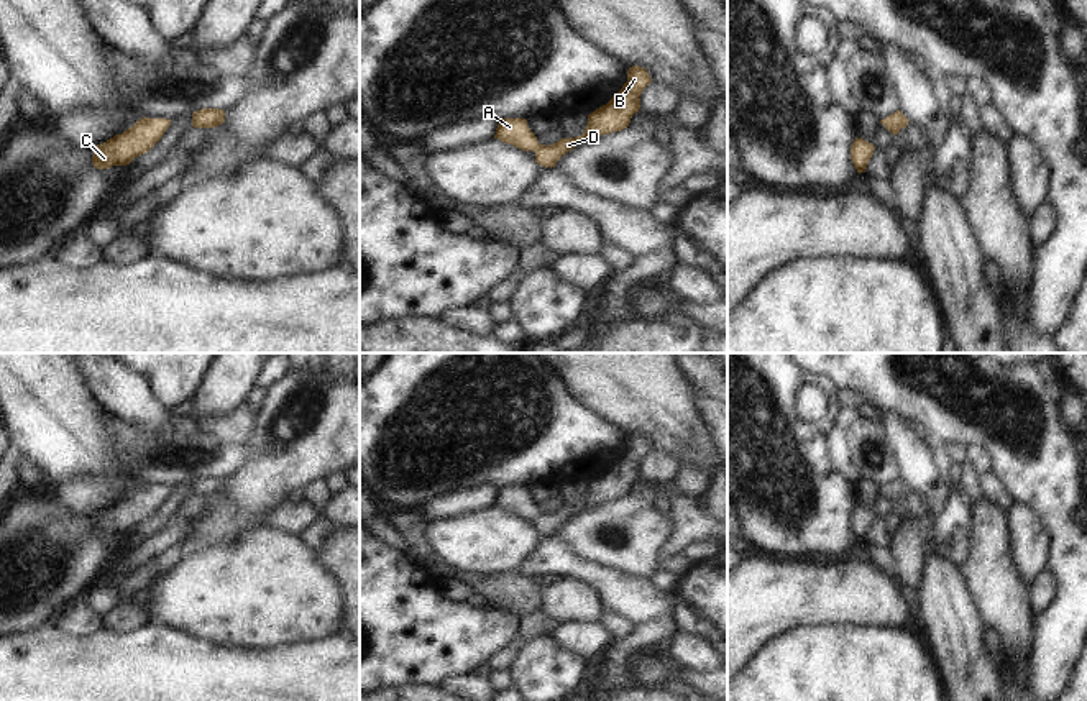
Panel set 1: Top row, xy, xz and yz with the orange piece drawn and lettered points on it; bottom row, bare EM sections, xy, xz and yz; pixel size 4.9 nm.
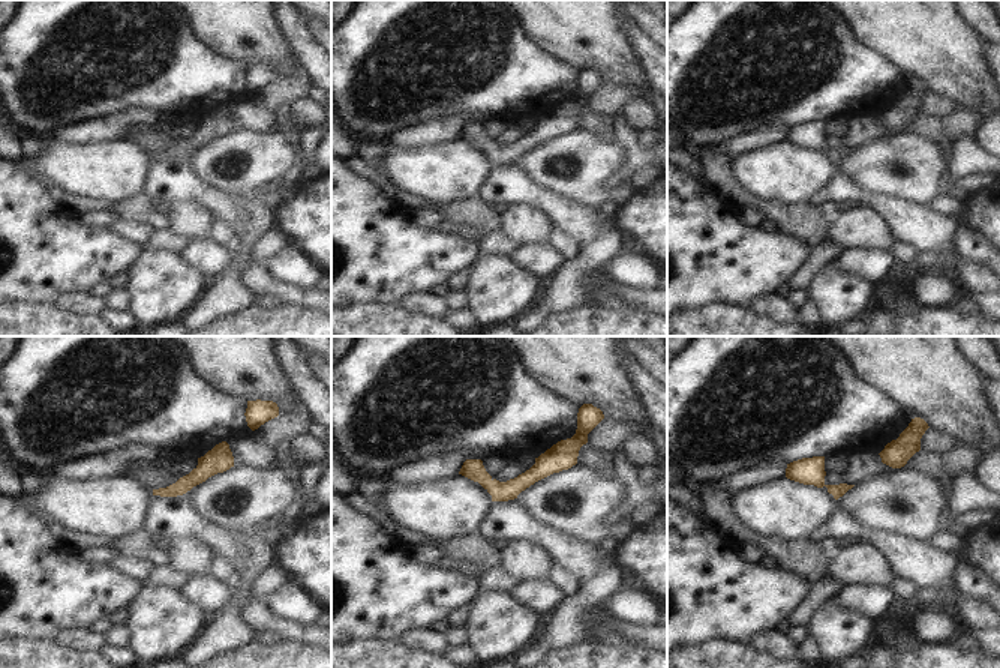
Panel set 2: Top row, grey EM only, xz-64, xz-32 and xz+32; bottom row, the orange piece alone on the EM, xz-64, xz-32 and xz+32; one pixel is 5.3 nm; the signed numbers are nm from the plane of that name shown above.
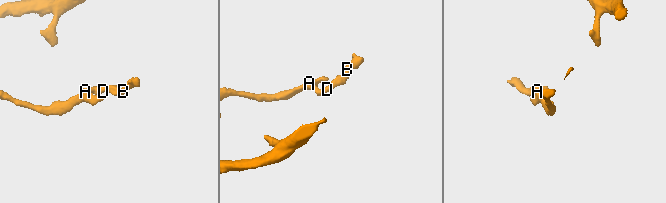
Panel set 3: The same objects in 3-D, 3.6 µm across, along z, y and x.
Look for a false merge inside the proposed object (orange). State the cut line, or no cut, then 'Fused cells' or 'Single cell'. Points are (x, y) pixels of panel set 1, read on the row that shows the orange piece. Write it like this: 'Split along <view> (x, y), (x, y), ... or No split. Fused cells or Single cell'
No split. Single cell.

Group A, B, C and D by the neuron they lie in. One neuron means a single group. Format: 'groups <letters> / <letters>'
groups A B C D

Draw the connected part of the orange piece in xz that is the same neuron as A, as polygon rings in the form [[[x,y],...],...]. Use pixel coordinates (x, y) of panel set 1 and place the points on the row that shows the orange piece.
[[[640,66],[629,67],[627,82],[606,105],[588,115],[588,125],[581,136],[562,138],[545,146],[537,141],[525,118],[502,118],[496,128],[494,138],[522,151],[534,151],[537,164],[555,167],[557,161],[576,144],[627,128],[632,115],[640,110],[639,97],[650,82],[652,79],[647,69]]]

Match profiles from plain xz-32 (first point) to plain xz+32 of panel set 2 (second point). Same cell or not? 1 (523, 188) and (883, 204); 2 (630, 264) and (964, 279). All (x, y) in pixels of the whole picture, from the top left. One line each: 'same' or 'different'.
1: same
2: same

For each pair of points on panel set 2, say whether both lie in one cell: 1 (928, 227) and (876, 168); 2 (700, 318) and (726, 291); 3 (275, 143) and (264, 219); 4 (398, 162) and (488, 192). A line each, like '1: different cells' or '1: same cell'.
1: different cells
2: different cells
3: different cells
4: different cells

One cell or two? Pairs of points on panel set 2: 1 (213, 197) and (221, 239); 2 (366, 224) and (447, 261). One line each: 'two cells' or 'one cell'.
1: two cells
2: one cell

